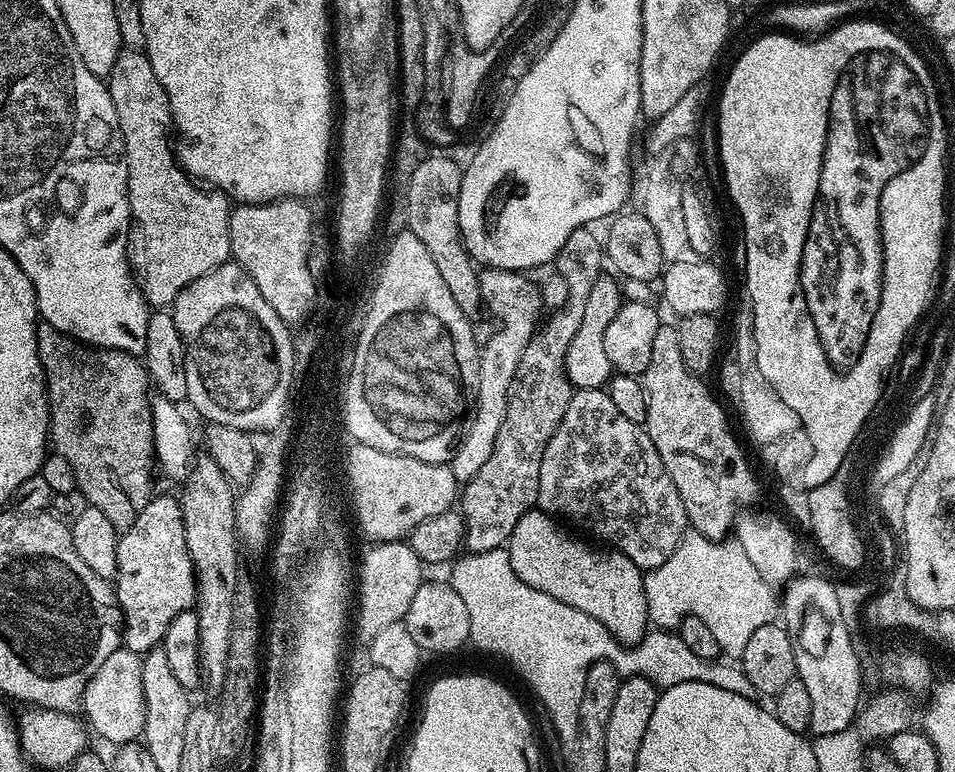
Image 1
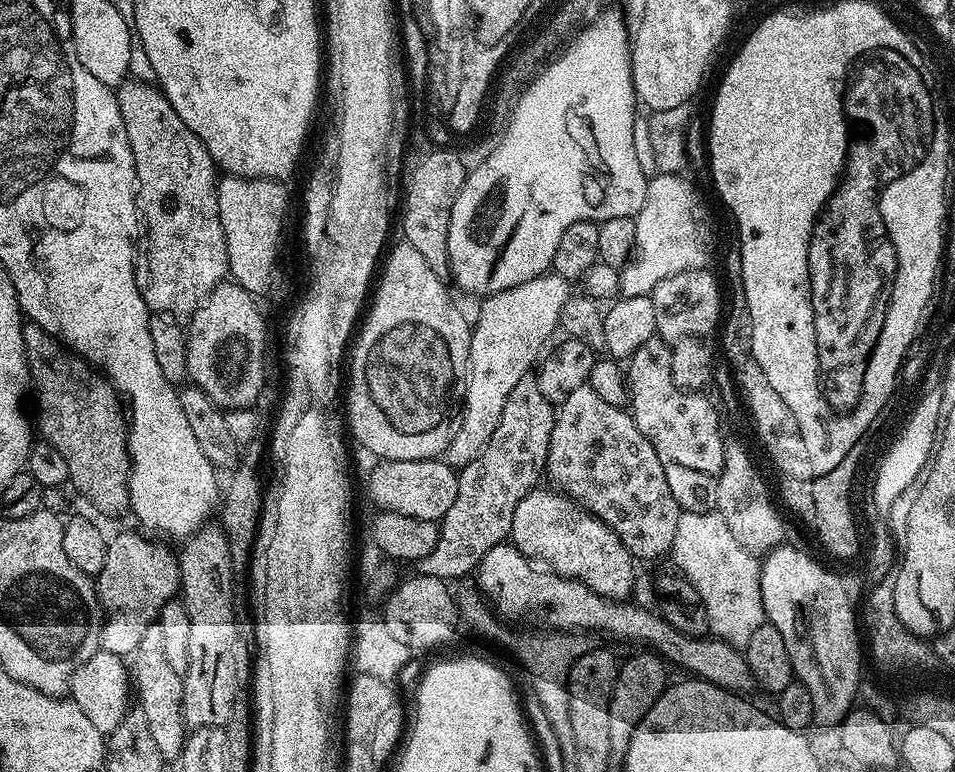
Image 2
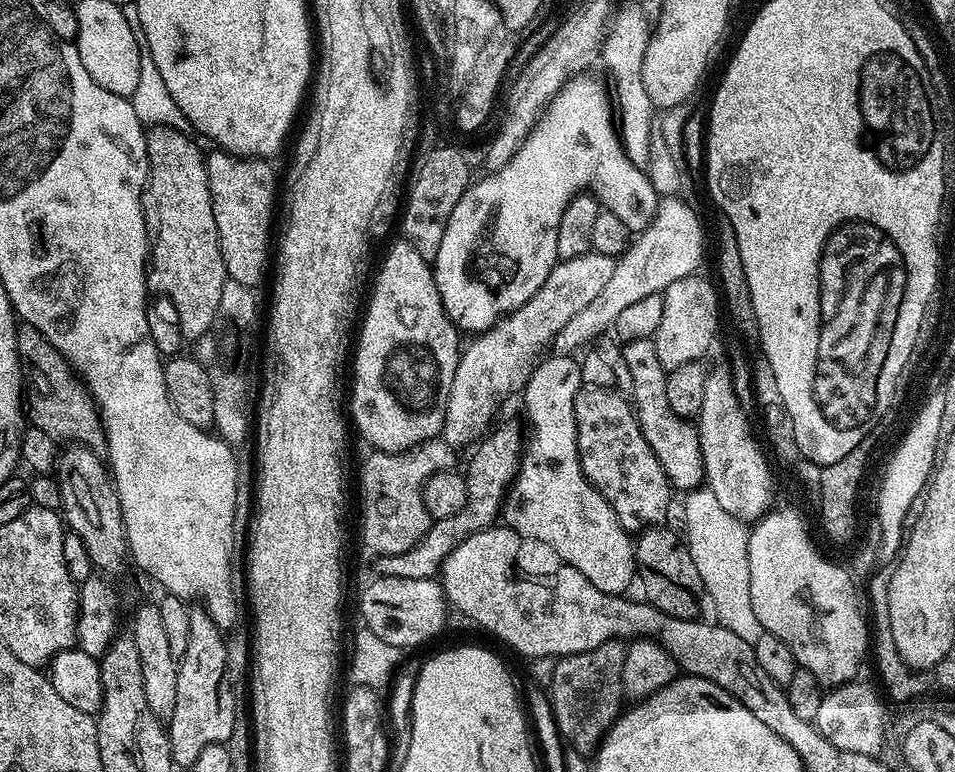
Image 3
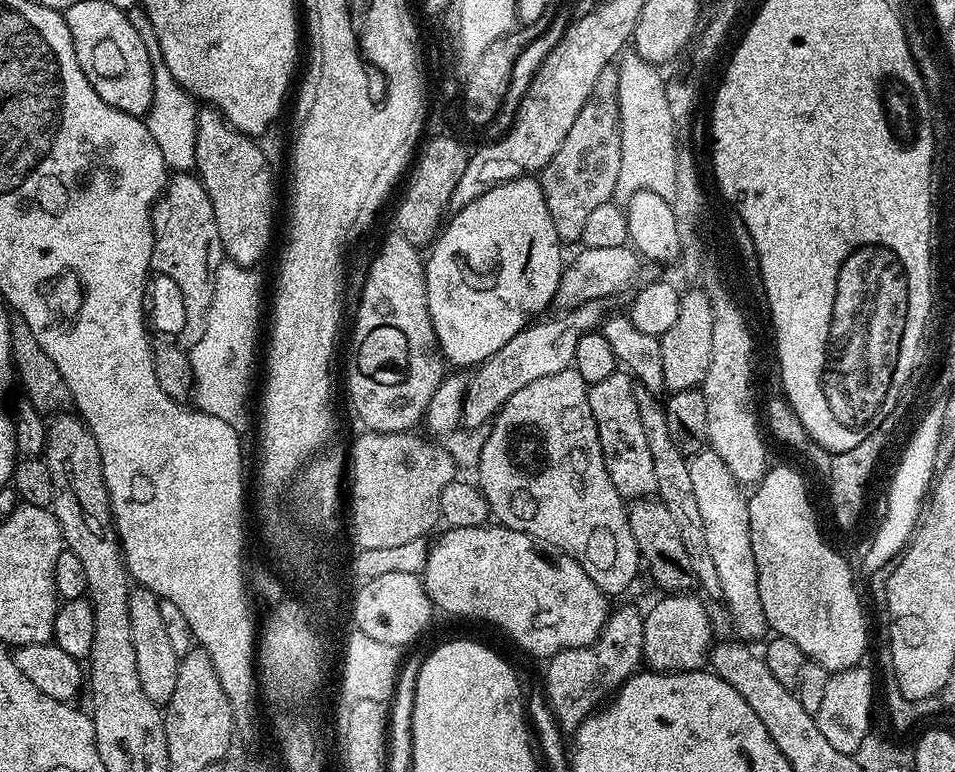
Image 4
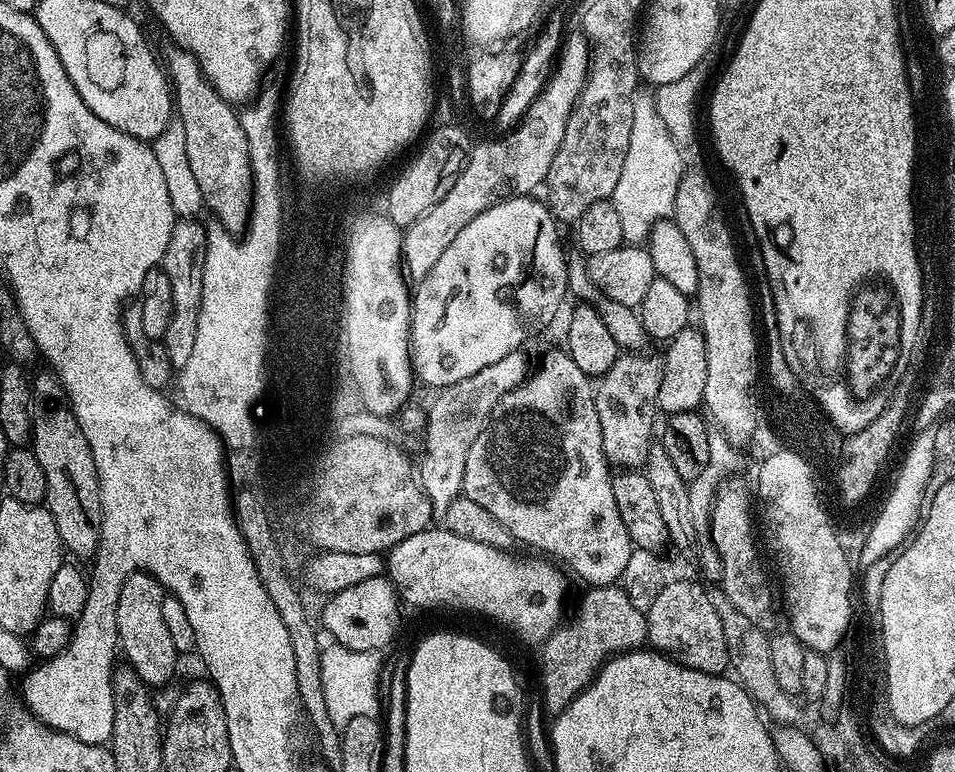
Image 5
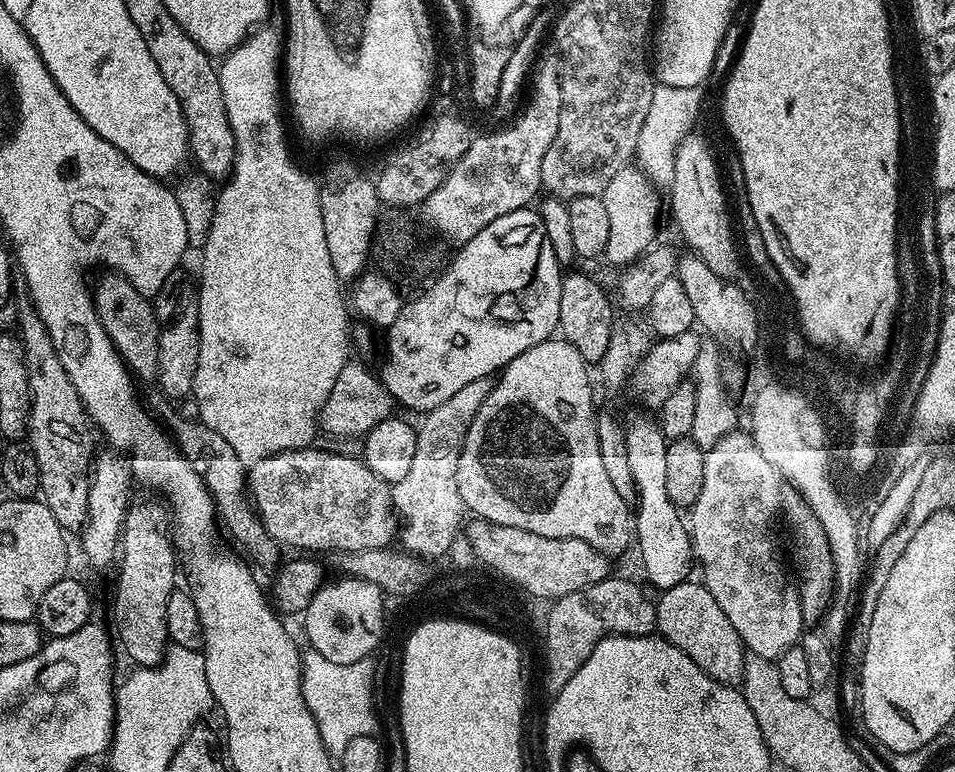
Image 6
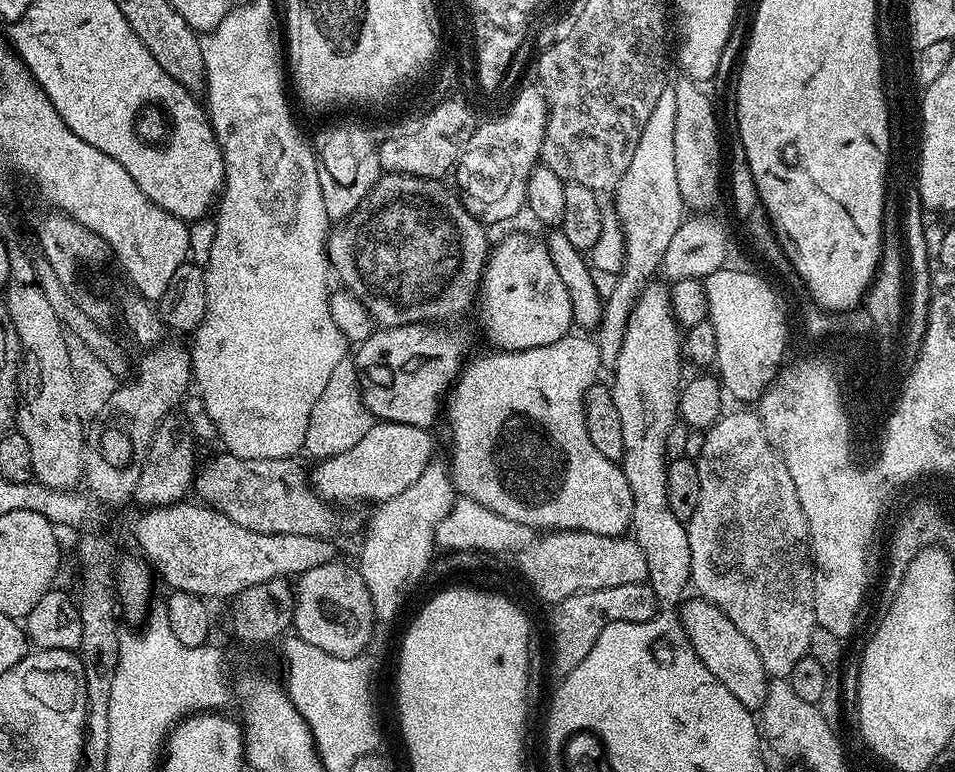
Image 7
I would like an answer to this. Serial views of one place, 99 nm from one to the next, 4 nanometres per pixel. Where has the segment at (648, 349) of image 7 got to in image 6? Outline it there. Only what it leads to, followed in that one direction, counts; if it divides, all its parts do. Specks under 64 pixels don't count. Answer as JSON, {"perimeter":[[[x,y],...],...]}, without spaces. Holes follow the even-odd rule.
{"perimeter":[[[636,416],[627,421],[626,454],[630,454],[630,470],[634,473],[634,486],[638,499],[634,505],[634,544],[640,547],[640,560],[644,563],[644,576],[663,590],[678,586],[689,579],[694,572],[692,537],[687,523],[680,521],[681,509],[670,502],[666,494],[666,450],[669,441],[665,439],[659,423],[648,416]]]}

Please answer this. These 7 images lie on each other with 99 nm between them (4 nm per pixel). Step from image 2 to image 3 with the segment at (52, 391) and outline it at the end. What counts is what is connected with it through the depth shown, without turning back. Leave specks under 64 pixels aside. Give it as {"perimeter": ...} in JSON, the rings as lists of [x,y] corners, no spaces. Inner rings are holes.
{"perimeter":[[[20,322],[16,326],[16,345],[20,355],[20,367],[24,373],[24,386],[26,389],[26,416],[31,427],[38,430],[46,430],[50,438],[57,442],[71,442],[76,446],[87,446],[93,450],[105,447],[104,423],[100,420],[100,409],[96,407],[95,400],[88,393],[88,387],[84,381],[76,375],[68,359],[45,338],[34,326]]]}

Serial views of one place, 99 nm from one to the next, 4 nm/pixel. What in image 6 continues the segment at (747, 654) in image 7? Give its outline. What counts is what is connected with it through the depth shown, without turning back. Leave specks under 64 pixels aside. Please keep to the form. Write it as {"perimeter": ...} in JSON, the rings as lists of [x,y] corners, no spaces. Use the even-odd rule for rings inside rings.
{"perimeter":[[[689,578],[678,586],[659,593],[656,600],[656,632],[686,654],[703,672],[723,684],[739,685],[744,679],[746,649],[738,630],[730,626],[730,618],[722,614],[722,606],[714,602],[714,594],[703,582]]]}

